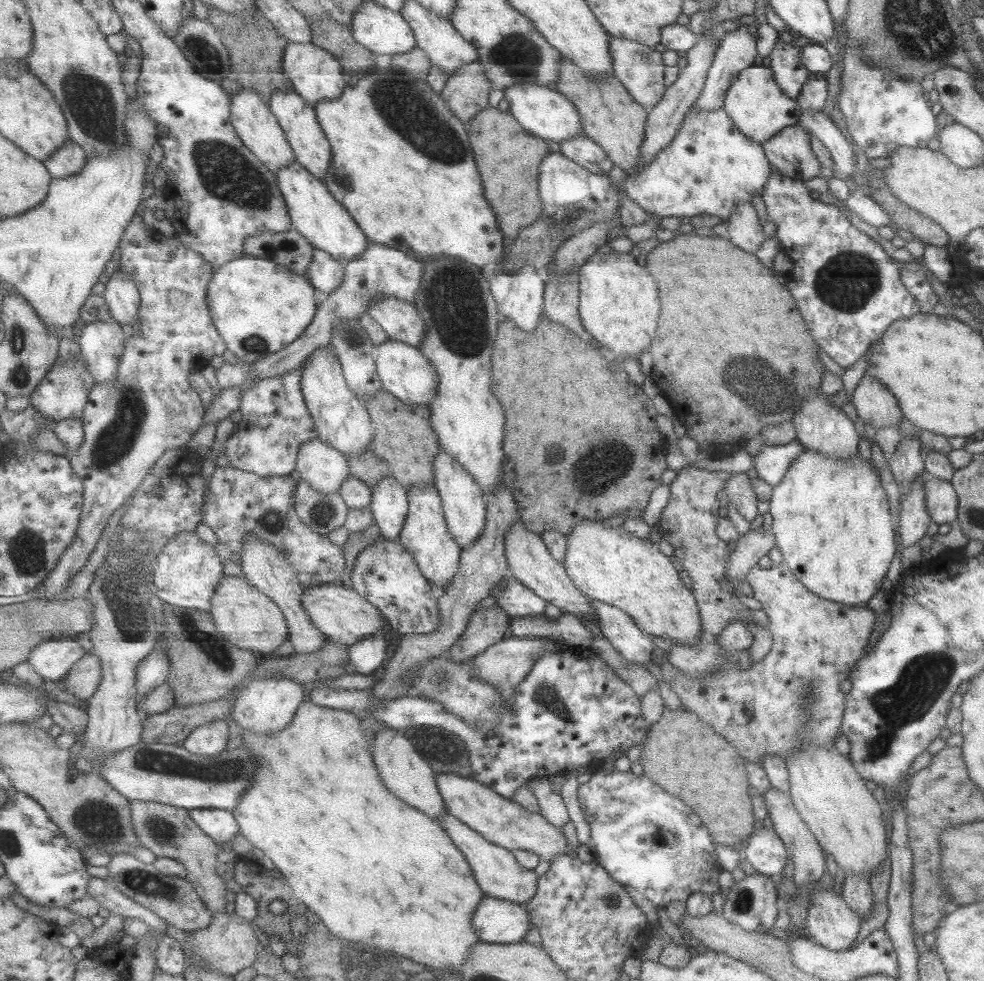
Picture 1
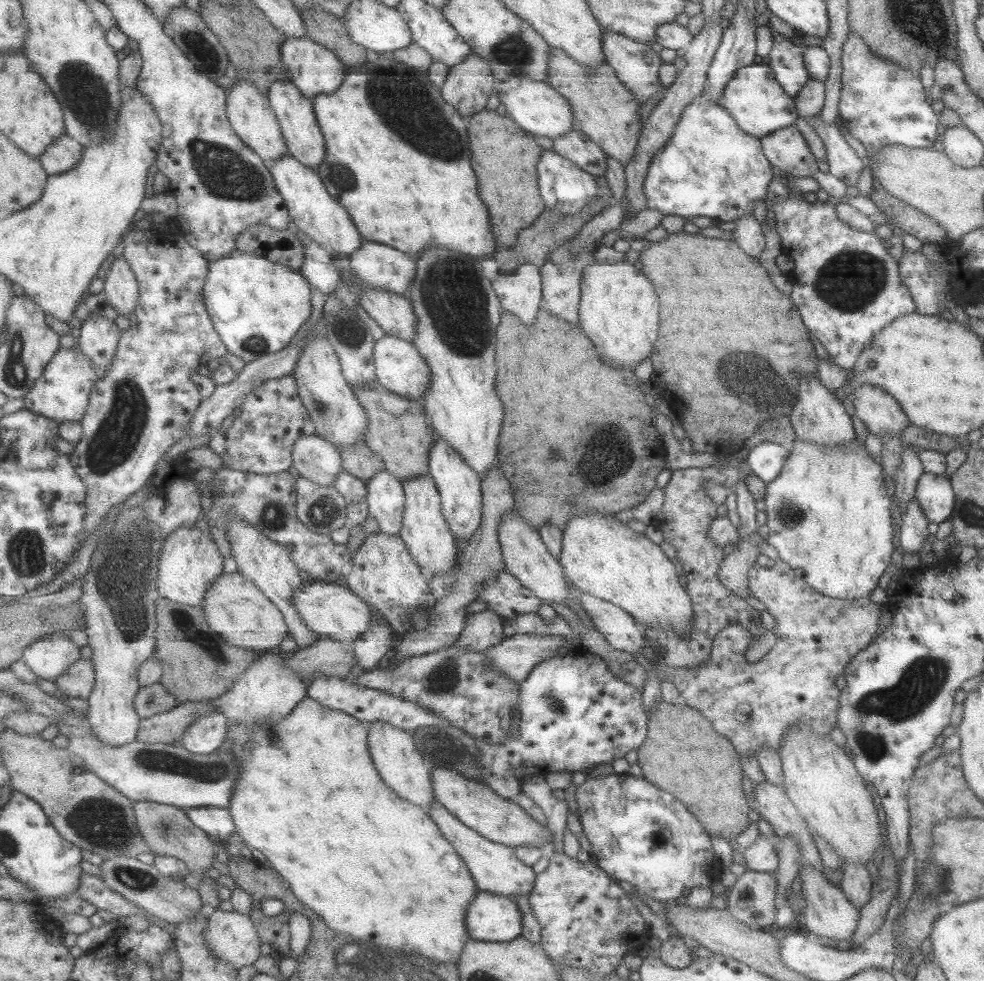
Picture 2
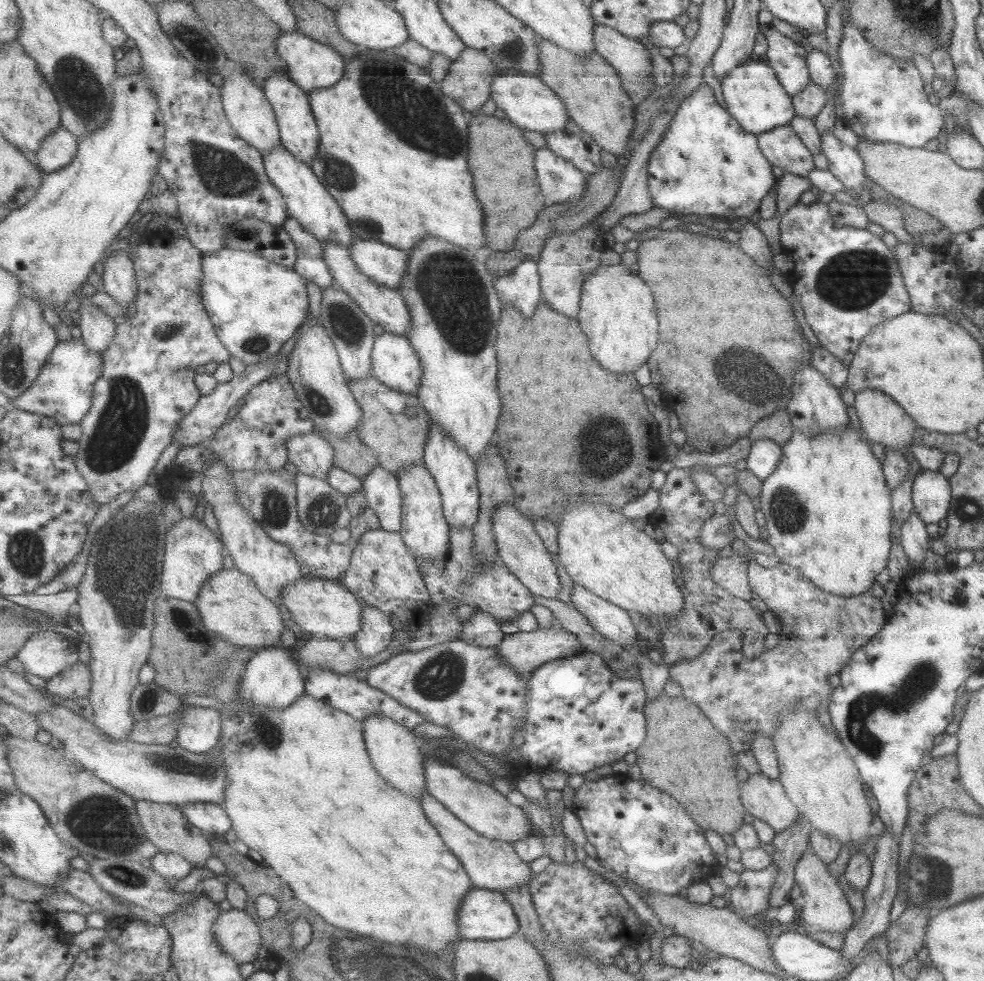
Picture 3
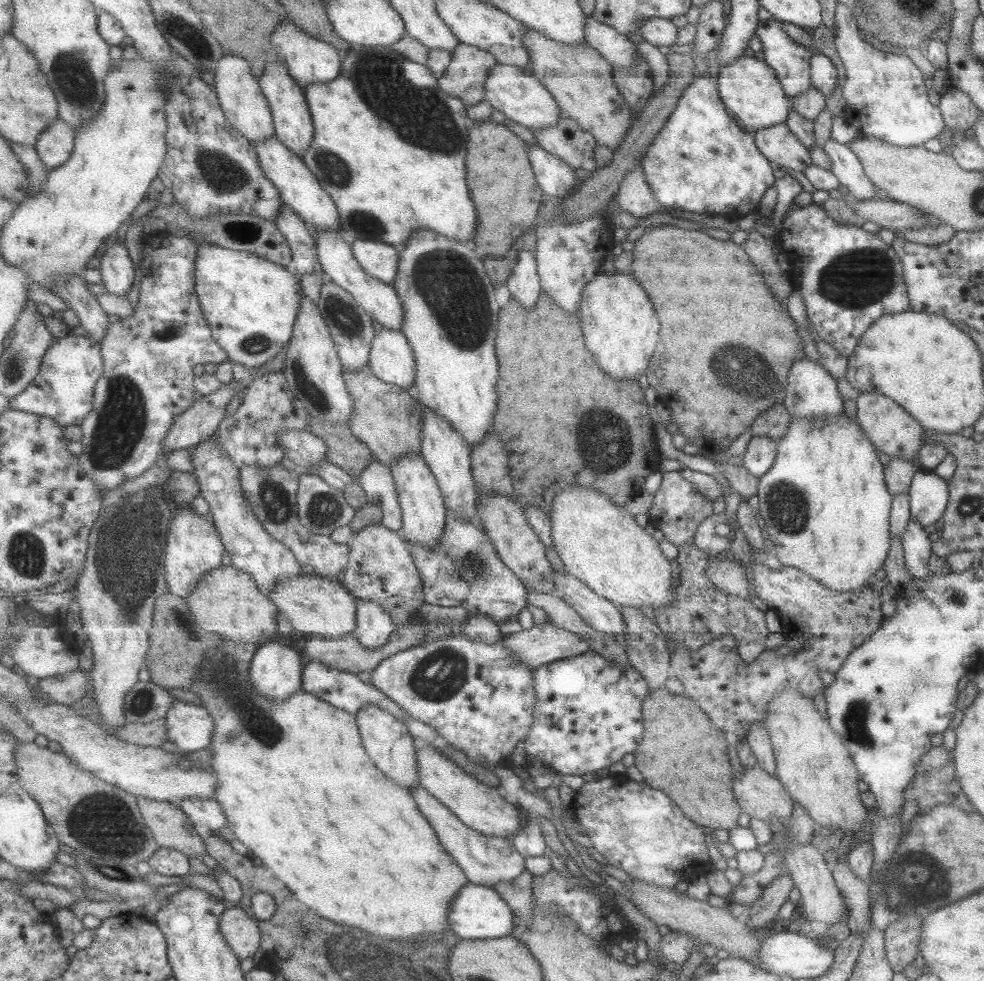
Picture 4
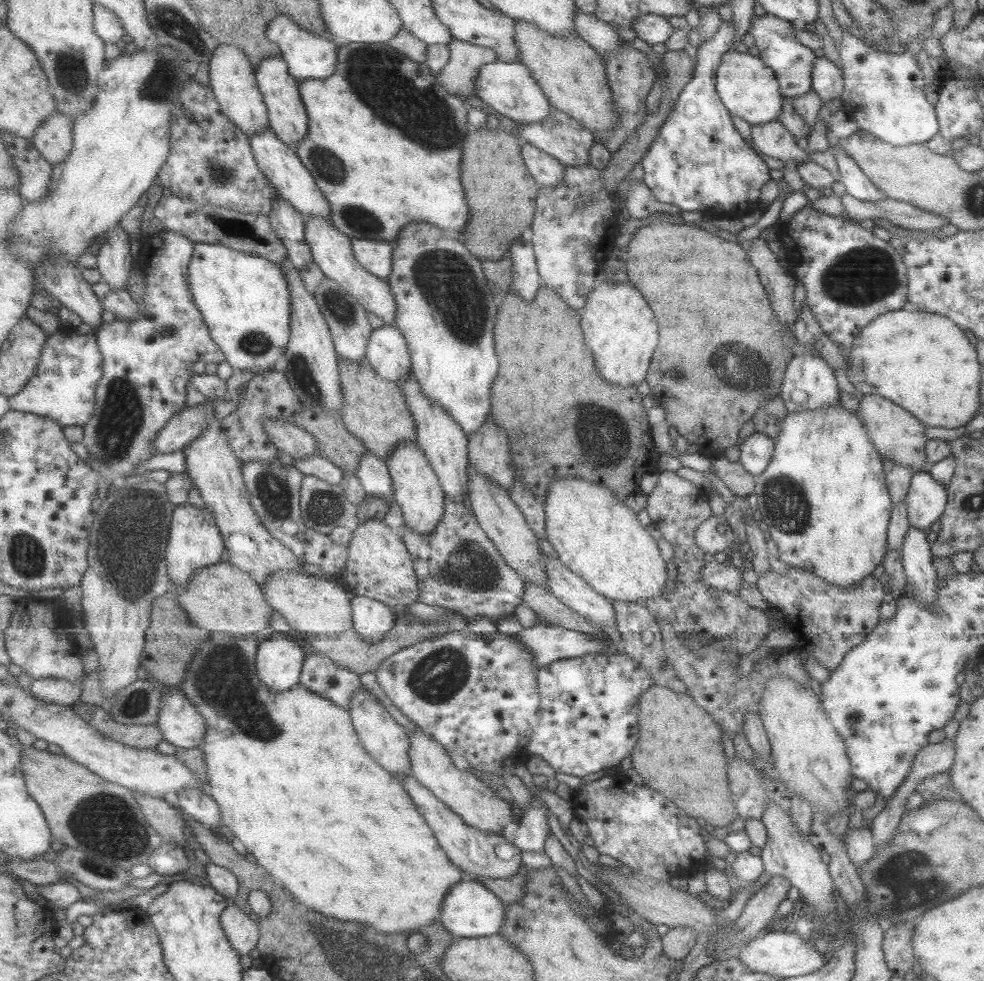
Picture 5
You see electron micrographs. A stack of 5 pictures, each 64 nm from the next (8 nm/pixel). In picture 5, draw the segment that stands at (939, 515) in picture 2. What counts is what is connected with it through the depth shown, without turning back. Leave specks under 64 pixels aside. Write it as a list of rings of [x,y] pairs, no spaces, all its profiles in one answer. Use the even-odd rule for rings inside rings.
[[[928,471],[912,474],[904,498],[908,523],[919,530],[940,518],[946,505],[946,487],[935,482]]]

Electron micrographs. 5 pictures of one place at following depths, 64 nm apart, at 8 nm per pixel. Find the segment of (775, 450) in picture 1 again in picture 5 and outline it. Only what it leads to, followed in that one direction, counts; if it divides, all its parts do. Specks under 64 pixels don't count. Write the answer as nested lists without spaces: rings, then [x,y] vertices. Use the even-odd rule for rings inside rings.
[[[754,430],[753,434],[744,438],[738,446],[738,463],[749,474],[759,474],[765,470],[771,458],[773,447],[774,439]]]

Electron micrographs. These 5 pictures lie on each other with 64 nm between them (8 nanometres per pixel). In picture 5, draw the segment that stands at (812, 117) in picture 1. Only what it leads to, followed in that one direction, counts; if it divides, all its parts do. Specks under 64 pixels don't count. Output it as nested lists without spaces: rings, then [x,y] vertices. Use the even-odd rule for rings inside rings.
[[[837,146],[830,147],[829,150],[835,155],[835,166],[837,166],[836,182],[840,182],[845,187],[846,193],[853,198],[875,202],[884,198],[883,194],[875,187],[861,169],[855,165],[848,154]]]

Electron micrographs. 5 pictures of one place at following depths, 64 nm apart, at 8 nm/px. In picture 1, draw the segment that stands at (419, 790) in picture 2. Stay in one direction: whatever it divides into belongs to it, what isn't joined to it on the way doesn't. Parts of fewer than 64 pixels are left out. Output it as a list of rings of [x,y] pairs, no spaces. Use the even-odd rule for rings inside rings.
[[[397,729],[379,730],[372,742],[372,753],[383,782],[407,804],[418,808],[439,821],[443,813],[449,813],[438,785],[438,775],[425,756],[411,742],[410,737]]]

